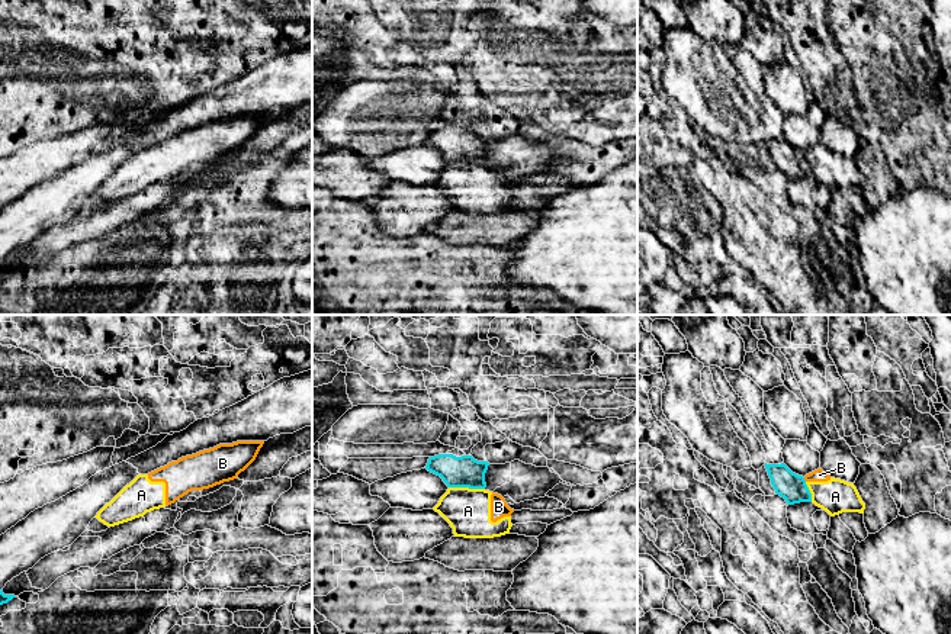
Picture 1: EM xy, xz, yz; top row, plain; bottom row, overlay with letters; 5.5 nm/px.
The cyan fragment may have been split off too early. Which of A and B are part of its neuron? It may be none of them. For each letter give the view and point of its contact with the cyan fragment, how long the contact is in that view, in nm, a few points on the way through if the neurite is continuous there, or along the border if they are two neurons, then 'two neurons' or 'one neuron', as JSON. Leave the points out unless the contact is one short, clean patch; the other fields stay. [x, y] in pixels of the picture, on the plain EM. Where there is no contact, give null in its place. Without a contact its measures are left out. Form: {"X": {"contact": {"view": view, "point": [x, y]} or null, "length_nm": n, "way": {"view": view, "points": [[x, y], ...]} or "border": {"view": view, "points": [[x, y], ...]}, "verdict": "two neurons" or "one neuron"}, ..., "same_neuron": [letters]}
{"A": {"contact": {"view": "xz", "point": [466, 161]}, "length_nm": 200, "border": {"view": "xz", "points": [[449, 161], [484, 164]]}, "verdict": "two neurons"}, "B": {"contact": {"view": "yz", "point": [803, 154]}, "length_nm": 30, "border": {"view": "yz", "points": [[803, 153], [806, 155]]}, "verdict": "two neurons"}, "same_neuron": []}

